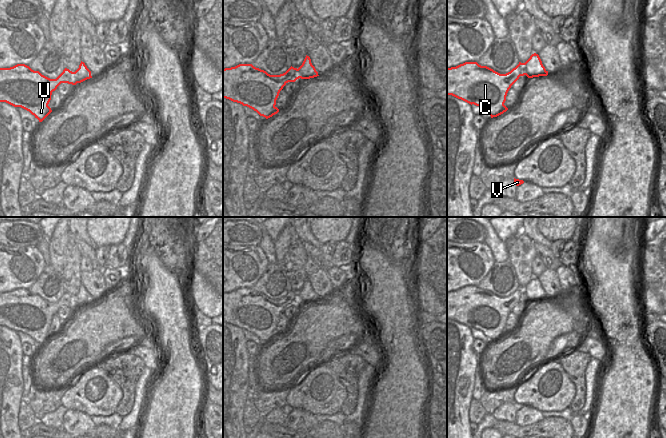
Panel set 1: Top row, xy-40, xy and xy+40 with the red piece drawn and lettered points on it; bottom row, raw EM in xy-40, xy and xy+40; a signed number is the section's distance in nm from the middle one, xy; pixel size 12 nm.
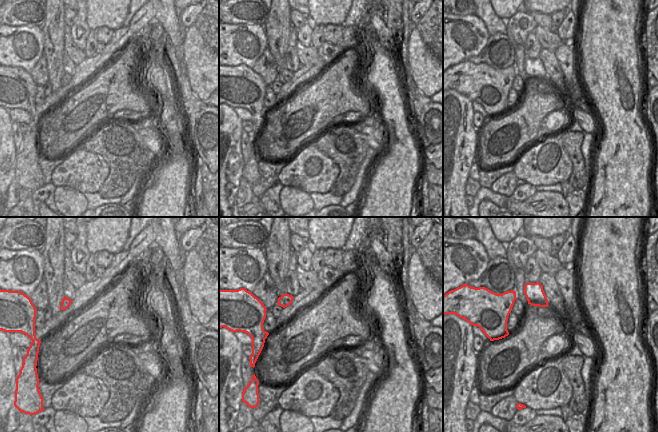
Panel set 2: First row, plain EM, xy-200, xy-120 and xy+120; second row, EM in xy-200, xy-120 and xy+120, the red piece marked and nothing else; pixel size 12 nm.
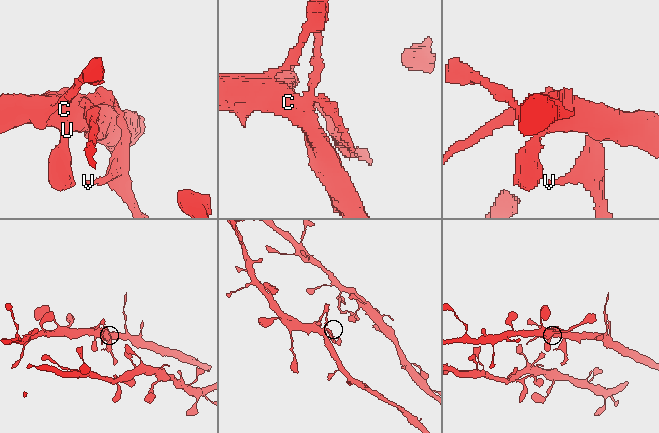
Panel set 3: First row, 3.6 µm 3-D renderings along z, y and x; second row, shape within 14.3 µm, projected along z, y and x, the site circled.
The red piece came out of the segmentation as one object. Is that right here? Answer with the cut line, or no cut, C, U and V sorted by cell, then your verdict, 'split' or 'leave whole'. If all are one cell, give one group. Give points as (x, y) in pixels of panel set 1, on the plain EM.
xy+40 (522, 287), (522, 292), (527, 299) | C U / V | split

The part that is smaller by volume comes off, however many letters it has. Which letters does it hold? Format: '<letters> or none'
V

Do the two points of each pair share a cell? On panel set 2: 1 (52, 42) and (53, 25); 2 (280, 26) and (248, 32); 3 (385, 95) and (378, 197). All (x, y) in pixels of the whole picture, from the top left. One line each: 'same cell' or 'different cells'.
1: same cell
2: different cells
3: same cell

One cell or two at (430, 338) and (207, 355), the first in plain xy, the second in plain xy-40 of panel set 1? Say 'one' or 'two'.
one

